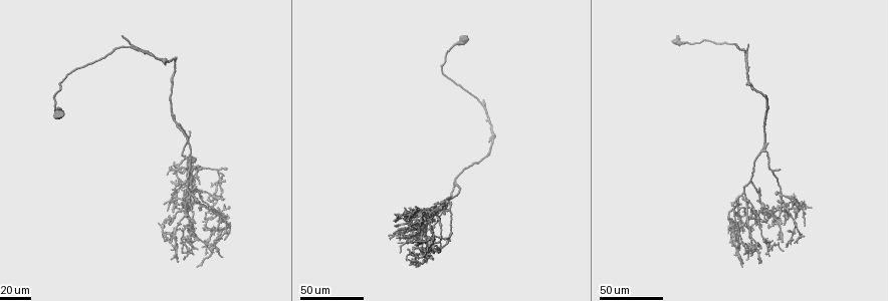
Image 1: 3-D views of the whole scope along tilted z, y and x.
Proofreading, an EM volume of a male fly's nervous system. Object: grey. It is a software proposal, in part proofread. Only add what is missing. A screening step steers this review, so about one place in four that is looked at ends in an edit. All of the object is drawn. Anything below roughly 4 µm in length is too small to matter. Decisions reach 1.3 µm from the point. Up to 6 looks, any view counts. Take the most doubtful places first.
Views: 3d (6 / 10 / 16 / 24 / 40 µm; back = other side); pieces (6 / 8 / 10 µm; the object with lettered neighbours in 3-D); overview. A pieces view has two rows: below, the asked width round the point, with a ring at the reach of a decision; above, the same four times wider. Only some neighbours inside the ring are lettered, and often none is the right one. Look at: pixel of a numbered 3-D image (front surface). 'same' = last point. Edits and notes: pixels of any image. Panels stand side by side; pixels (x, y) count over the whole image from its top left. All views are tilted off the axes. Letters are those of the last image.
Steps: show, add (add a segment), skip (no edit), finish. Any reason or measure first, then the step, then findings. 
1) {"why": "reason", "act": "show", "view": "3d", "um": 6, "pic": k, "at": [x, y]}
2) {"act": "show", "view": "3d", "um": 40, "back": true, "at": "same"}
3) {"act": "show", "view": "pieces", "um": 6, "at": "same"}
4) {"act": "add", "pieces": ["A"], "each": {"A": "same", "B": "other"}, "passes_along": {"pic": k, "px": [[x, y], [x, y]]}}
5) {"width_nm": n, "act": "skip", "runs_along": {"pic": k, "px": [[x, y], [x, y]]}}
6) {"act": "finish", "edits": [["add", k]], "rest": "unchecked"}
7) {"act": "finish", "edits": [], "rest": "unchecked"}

{"why": "long arm stops here", "act": "show", "view": "3d", "um": 24, "pic": 1, "at": [747, 44]}

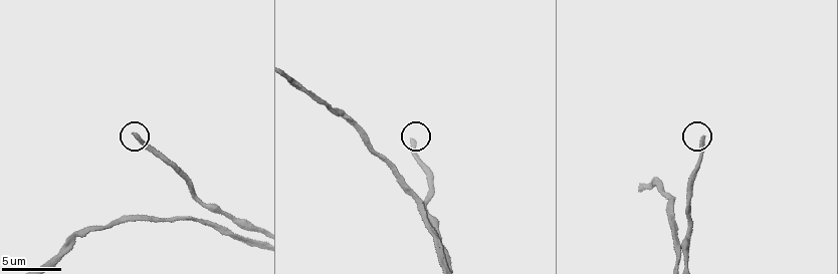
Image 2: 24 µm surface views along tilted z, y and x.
{"act": "show", "view": "pieces", "um": 10, "pic": 2, "at": [136, 133]}

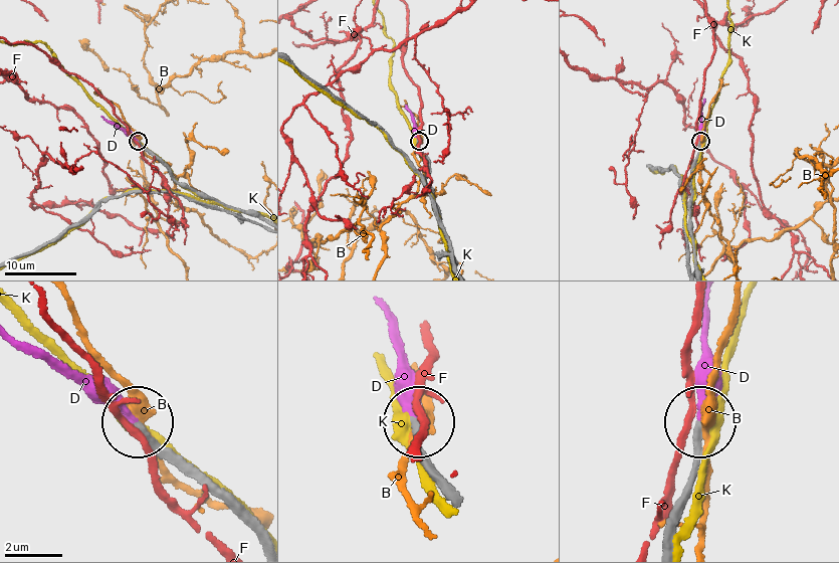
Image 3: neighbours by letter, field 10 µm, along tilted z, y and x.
{"act": "add", "pieces": ["D"], "each": {"B": "other", "D": "same", "F": "other", "K": "other"}, "passes_along": {"pic": 3, "px": [[439, 493], [405, 412], [383, 313]]}, "found": "the neuron continues"}

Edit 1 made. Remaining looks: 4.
{"why": "branch stops here", "act": "show", "view": "3d", "um": 24, "pic": 1, "at": [424, 249]}

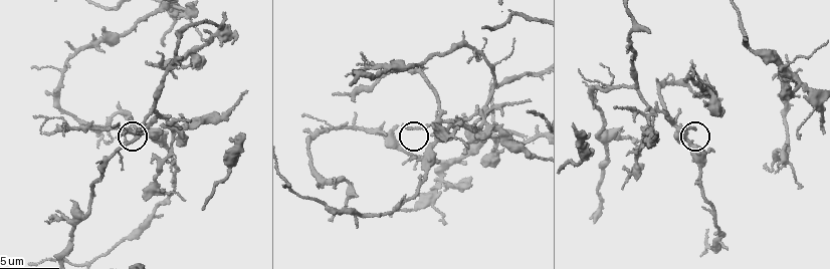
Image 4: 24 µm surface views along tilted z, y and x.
{"act": "show", "view": "pieces", "um": 10, "pic": 4, "at": [695, 127]}

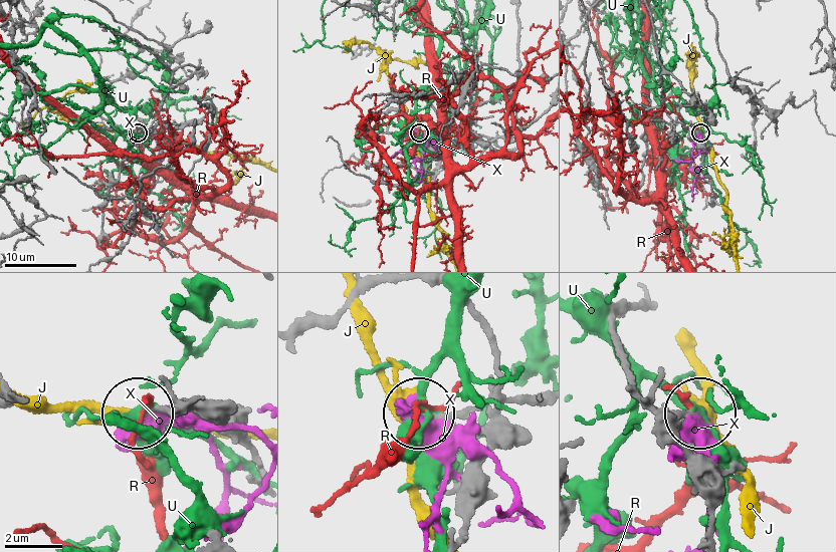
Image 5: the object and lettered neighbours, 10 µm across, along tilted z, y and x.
{"width_nm": 180, "act": "skip", "each": {"J": "other", "R": "other", "U": "other", "X": "other"}, "found": "none of them fits"}

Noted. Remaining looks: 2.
{"why": "tapers out", "act": "show", "view": "3d", "um": 6, "pic": 4, "at": [336, 92]}

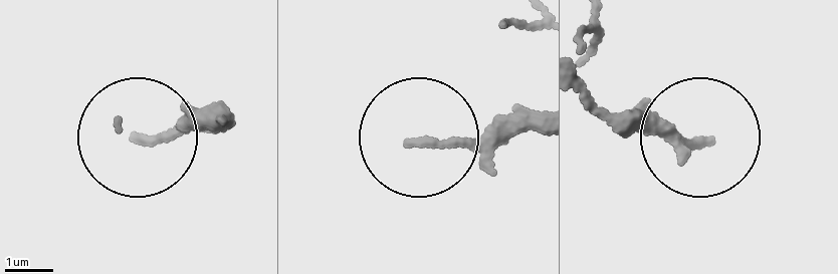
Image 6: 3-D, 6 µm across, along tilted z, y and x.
{"act": "show", "view": "pieces", "um": 8, "pic": 6, "at": [416, 140]}

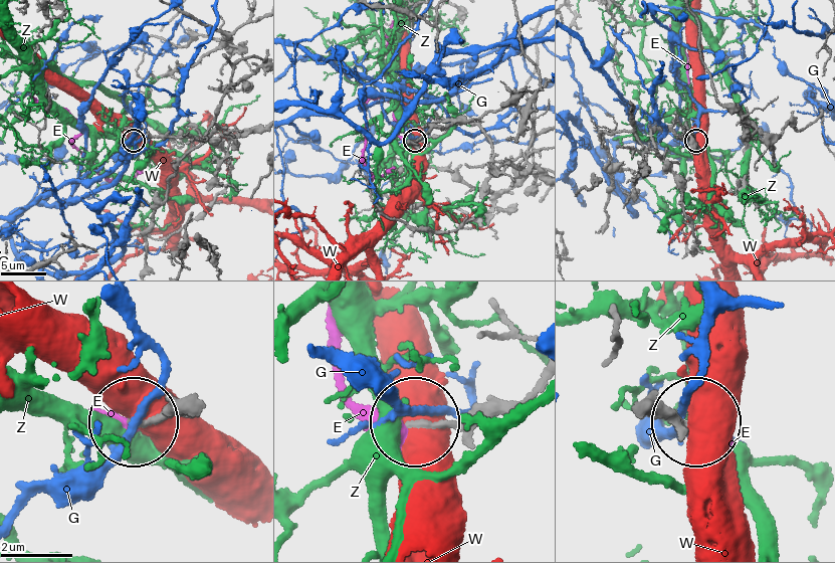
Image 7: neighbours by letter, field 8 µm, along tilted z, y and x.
{"act": "skip", "each": {"E": "other", "G": "other", "W": "other", "Z": "other"}, "runs_along": {"pic": 7, "px": [[531, 394], [420, 422]]}, "found": "no lettered segment goes on from it"}

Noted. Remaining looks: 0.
{"act": "finish", "edits": [["add", 3]], "rest": "unchecked"}

